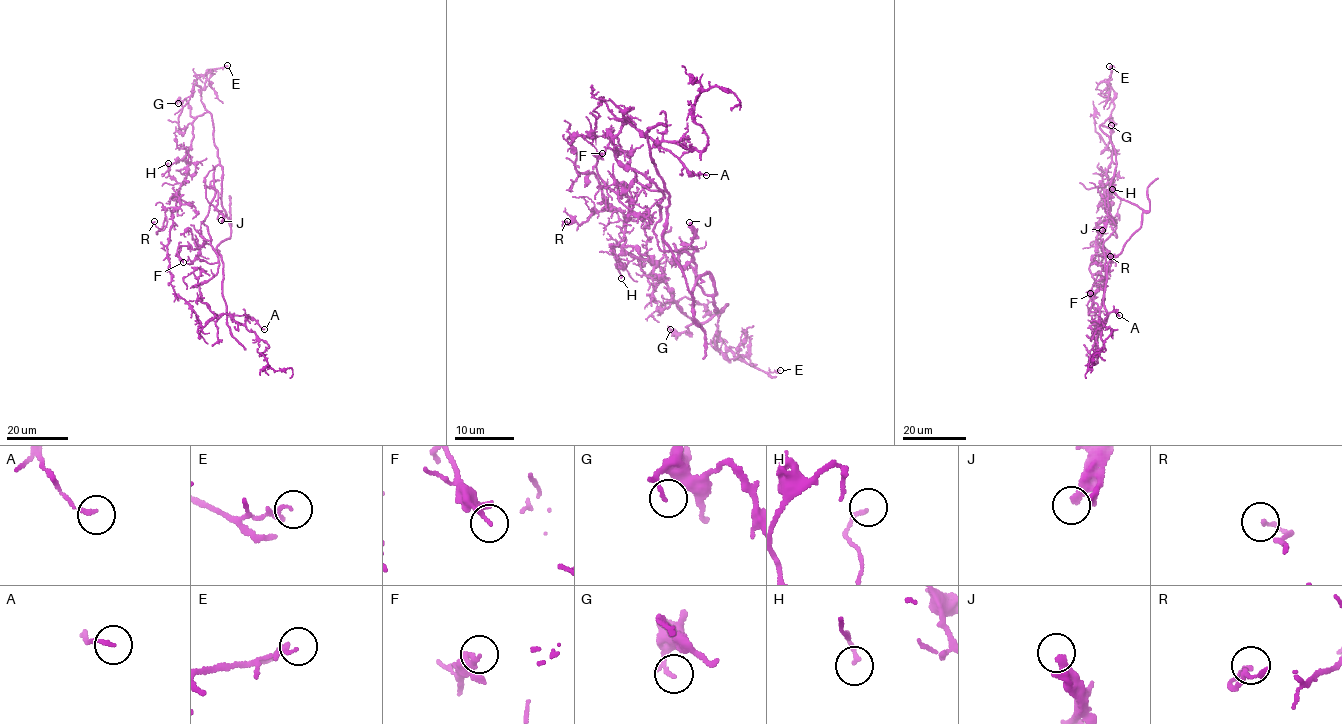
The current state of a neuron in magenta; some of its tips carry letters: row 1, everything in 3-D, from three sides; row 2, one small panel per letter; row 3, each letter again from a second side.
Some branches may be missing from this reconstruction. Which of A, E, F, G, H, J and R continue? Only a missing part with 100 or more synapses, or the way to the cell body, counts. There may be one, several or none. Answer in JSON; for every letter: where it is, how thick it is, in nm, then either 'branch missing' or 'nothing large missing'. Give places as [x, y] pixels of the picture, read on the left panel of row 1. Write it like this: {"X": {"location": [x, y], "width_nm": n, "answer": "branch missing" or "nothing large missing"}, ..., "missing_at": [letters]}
{"A": {"location": [264, 329], "width_nm": 140, "answer": "nothing large missing"}, "E": {"location": [227, 65], "width_nm": 150, "answer": "nothing large missing"}, "F": {"location": [183, 262], "width_nm": 160, "answer": "nothing large missing"}, "G": {"location": [178, 103], "width_nm": 100, "answer": "nothing large missing"}, "H": {"location": [168, 163], "width_nm": 150, "answer": "nothing large missing"}, "J": {"location": [221, 220], "width_nm": 240, "answer": "nothing large missing"}, "R": {"location": [154, 221], "width_nm": 140, "answer": "nothing large missing"}, "missing_at": []}

